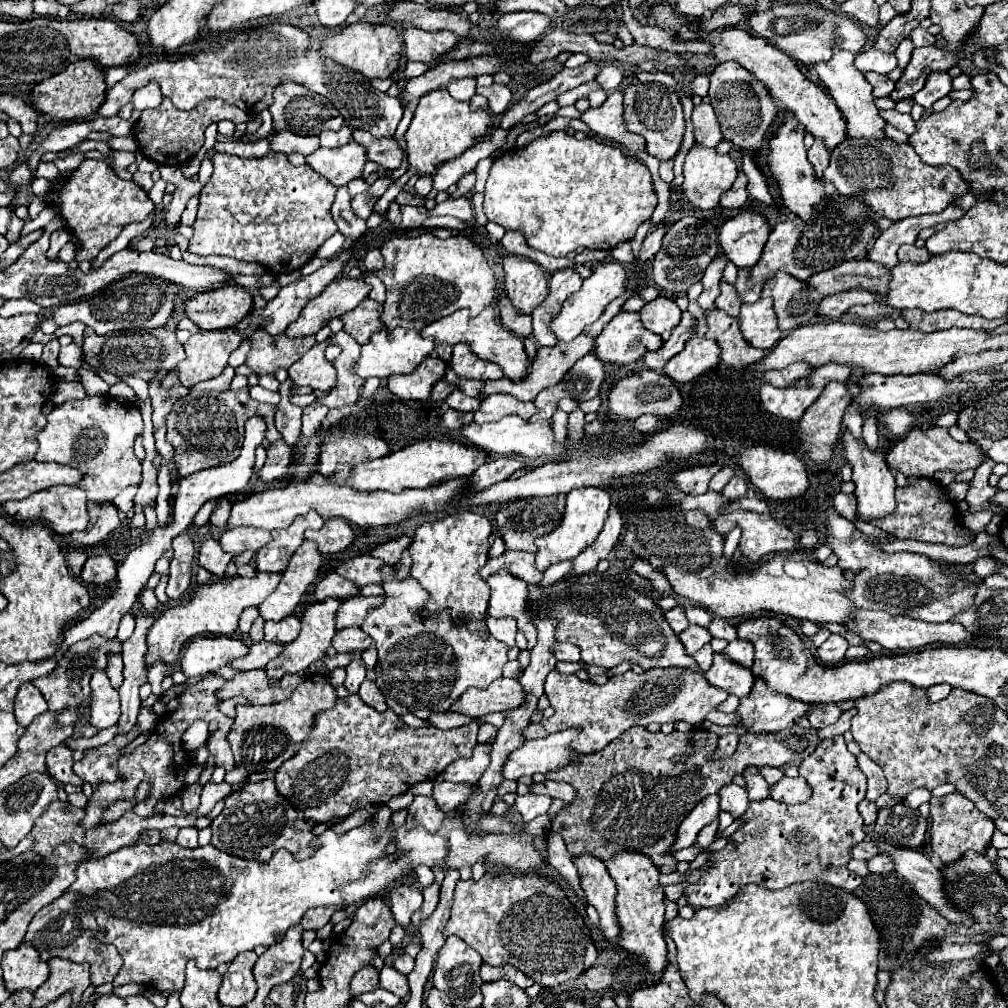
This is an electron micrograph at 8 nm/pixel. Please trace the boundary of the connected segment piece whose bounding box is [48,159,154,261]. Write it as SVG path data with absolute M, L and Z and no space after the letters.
M84 159L66 183L62 183L58 191L50 191L48 197L60 211L72 235L78 239L80 249L76 251L76 261L92 261L98 251L114 241L128 223L144 221L154 211L154 203L140 185L118 179L104 161L94 159Z

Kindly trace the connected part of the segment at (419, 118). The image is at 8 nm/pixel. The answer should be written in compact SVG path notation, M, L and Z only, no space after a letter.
M438 89L422 95L414 109L412 123L406 131L410 171L402 177L402 181L408 181L414 173L434 175L438 165L460 157L464 151L468 151L478 141L482 141L488 133L488 123L490 123L490 115L486 111L472 113L468 103L456 101L454 97L450 97L446 89Z

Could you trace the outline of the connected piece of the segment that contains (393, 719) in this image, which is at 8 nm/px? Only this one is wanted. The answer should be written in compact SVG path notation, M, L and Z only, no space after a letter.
M350 695L336 701L328 711L316 715L310 737L300 751L282 763L276 773L278 791L316 823L338 823L366 805L386 805L392 797L406 793L420 781L436 779L450 763L472 757L478 723L440 731L434 727L408 727L394 711L378 713L360 697Z

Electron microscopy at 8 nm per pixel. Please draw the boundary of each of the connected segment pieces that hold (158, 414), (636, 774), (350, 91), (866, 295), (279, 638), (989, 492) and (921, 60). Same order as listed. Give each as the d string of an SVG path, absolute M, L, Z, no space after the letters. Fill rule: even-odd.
M162 381L150 383L150 399L152 399L152 409L154 409L154 413L152 413L154 427L164 427L164 421L166 421L166 415L168 415L170 407L174 405L176 399L180 399L186 393L188 393L188 389L180 381L170 389L164 389Z
M792 725L776 735L746 733L740 737L738 751L732 757L710 761L710 755L718 745L718 735L706 729L692 729L688 733L672 731L670 735L664 735L662 731L650 733L644 727L634 727L612 741L604 751L576 755L570 765L558 769L558 781L570 783L576 789L576 797L570 805L564 805L552 823L558 823L558 833L574 855L580 887L584 889L586 901L596 907L604 935L618 945L618 919L614 919L616 883L610 879L602 861L618 851L640 851L648 855L662 873L672 873L676 861L668 851L674 843L678 823L704 797L718 793L720 787L732 783L732 777L740 775L750 765L760 767L762 763L768 763L770 767L782 769L788 777L796 777L802 759L814 753L820 743L818 729ZM682 753L690 755L690 759L682 767L674 767L672 757Z
M276 25L256 29L250 37L238 37L230 39L224 47L212 47L204 49L202 53L194 57L184 57L176 61L154 61L146 67L138 67L136 71L130 71L126 79L116 83L108 89L104 105L98 109L100 117L112 117L118 113L122 105L126 105L132 97L132 93L150 83L156 81L162 89L164 97L170 97L170 101L178 109L192 109L202 99L214 99L220 97L226 103L232 103L240 107L242 111L250 113L256 107L256 113L262 109L268 109L272 105L272 91L284 81L294 81L298 85L304 85L308 91L314 91L318 95L326 95L334 107L340 111L344 121L352 129L364 129L370 131L374 137L392 137L400 119L402 119L402 105L400 99L388 97L386 93L374 89L370 85L370 79L360 75L358 71L350 67L342 67L336 61L322 61L318 51L306 49L300 51L298 43L282 43L282 31L278 31Z
M860 289L860 291L846 291L846 293L838 293L832 297L824 297L818 303L816 315L818 317L832 317L832 319L840 319L852 305L866 305L866 303L874 303L876 295L868 289Z
M288 615L282 621L266 621L264 625L264 641L272 643L290 643L298 635L298 617Z
M982 465L976 469L976 475L974 479L970 481L970 489L966 493L966 501L970 505L970 513L972 511L982 511L982 509L988 509L990 507L990 497L996 493L998 489L990 487L988 483L982 485Z
M936 45L914 49L912 59L906 65L902 77L896 81L896 89L892 91L890 99L894 99L894 101L910 99L918 89L924 87L930 73L948 71L962 57L964 55L950 55L950 51L940 49Z

